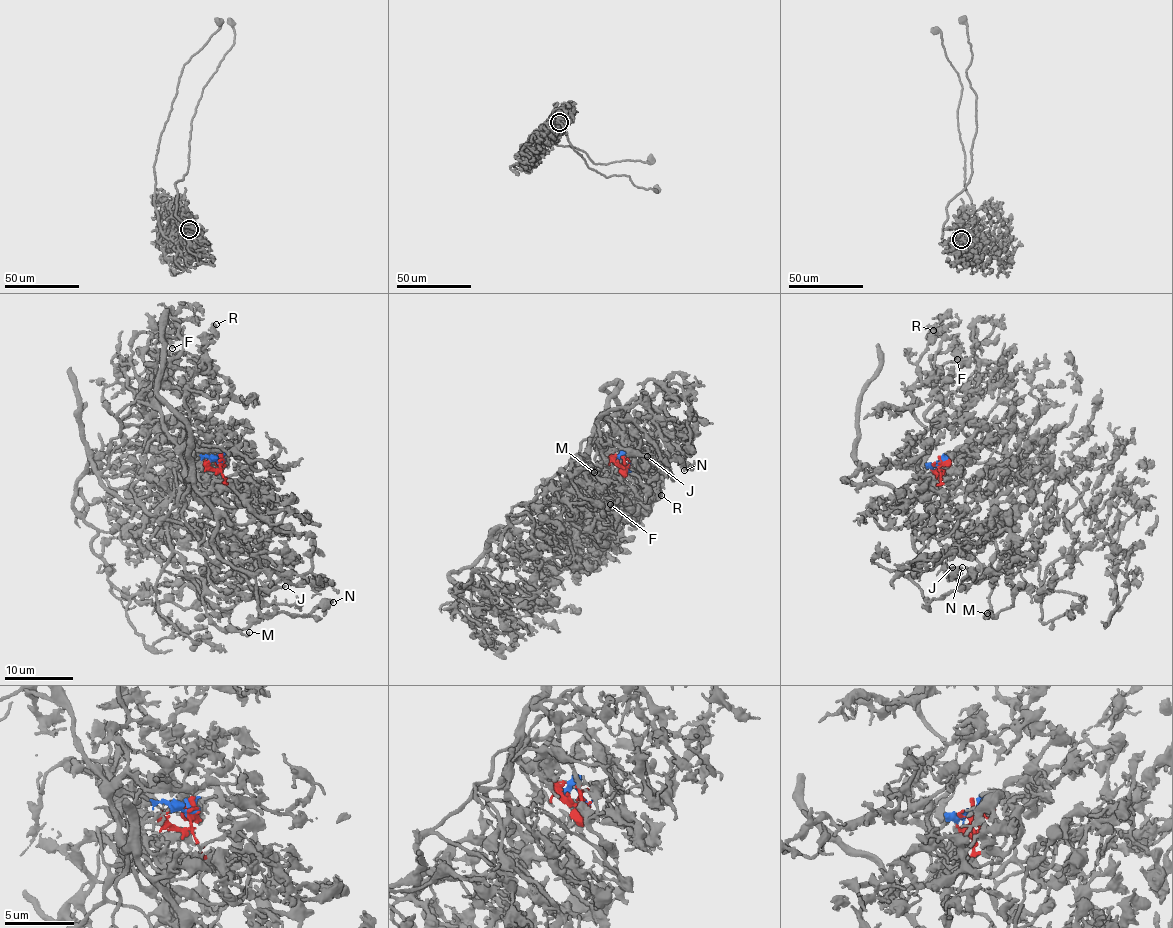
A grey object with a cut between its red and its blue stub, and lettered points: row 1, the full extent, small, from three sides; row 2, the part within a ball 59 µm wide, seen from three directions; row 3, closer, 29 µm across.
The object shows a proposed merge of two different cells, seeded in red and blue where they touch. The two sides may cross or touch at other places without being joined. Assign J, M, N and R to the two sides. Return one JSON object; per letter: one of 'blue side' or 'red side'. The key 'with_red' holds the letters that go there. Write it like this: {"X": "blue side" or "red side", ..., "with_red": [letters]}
{"J": "red side", "M": "blue side", "N": "red side", "R": "red side", "with_red": ["J", "N", "R"]}

